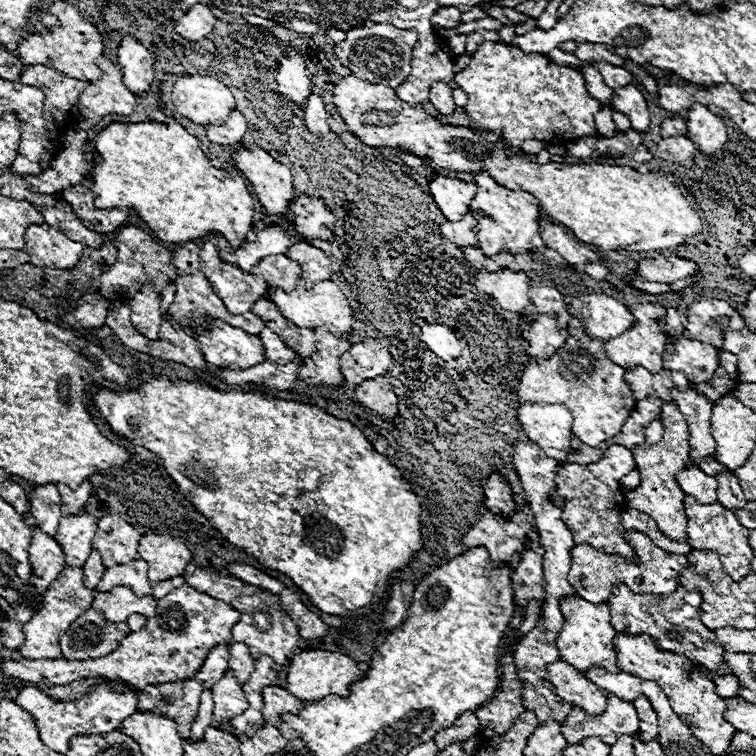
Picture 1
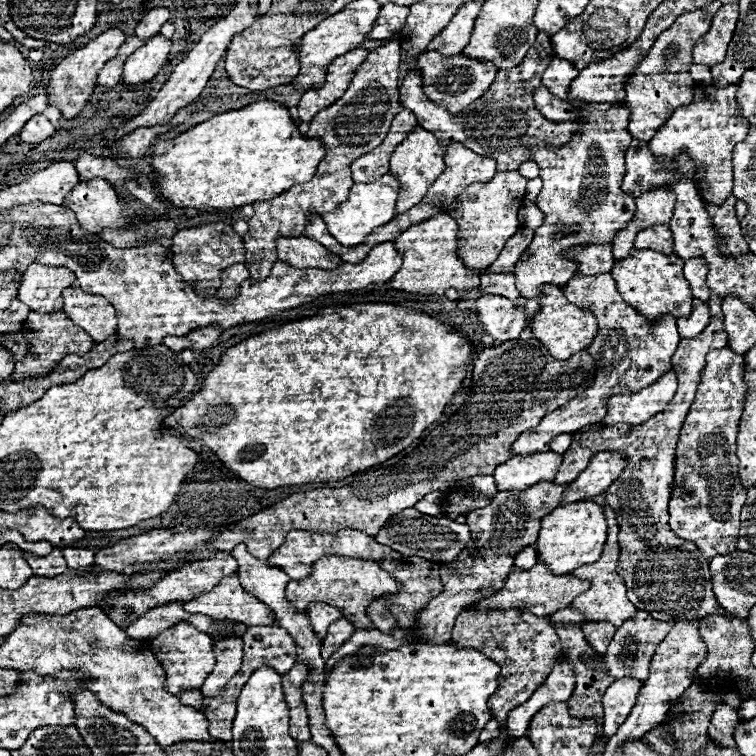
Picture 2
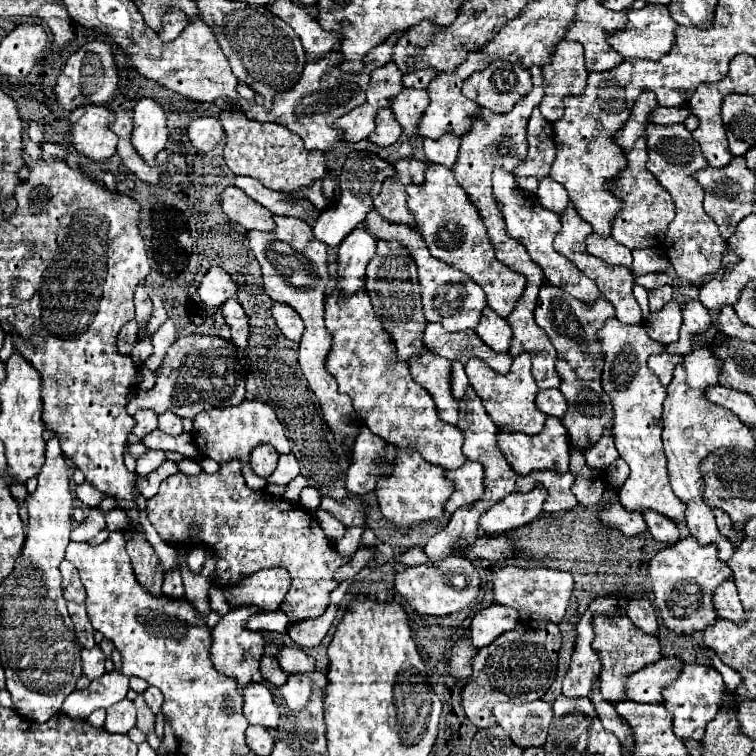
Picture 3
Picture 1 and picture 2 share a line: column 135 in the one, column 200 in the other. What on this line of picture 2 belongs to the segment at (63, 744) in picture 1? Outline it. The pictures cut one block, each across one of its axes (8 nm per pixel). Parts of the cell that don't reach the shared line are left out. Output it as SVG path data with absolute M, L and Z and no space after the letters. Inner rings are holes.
M182 690L182 692L178 694L178 698L180 698L180 702L182 702L184 706L190 706L190 708L194 708L194 710L198 710L198 712L204 712L204 708L202 708L204 696L200 694L200 690Z

